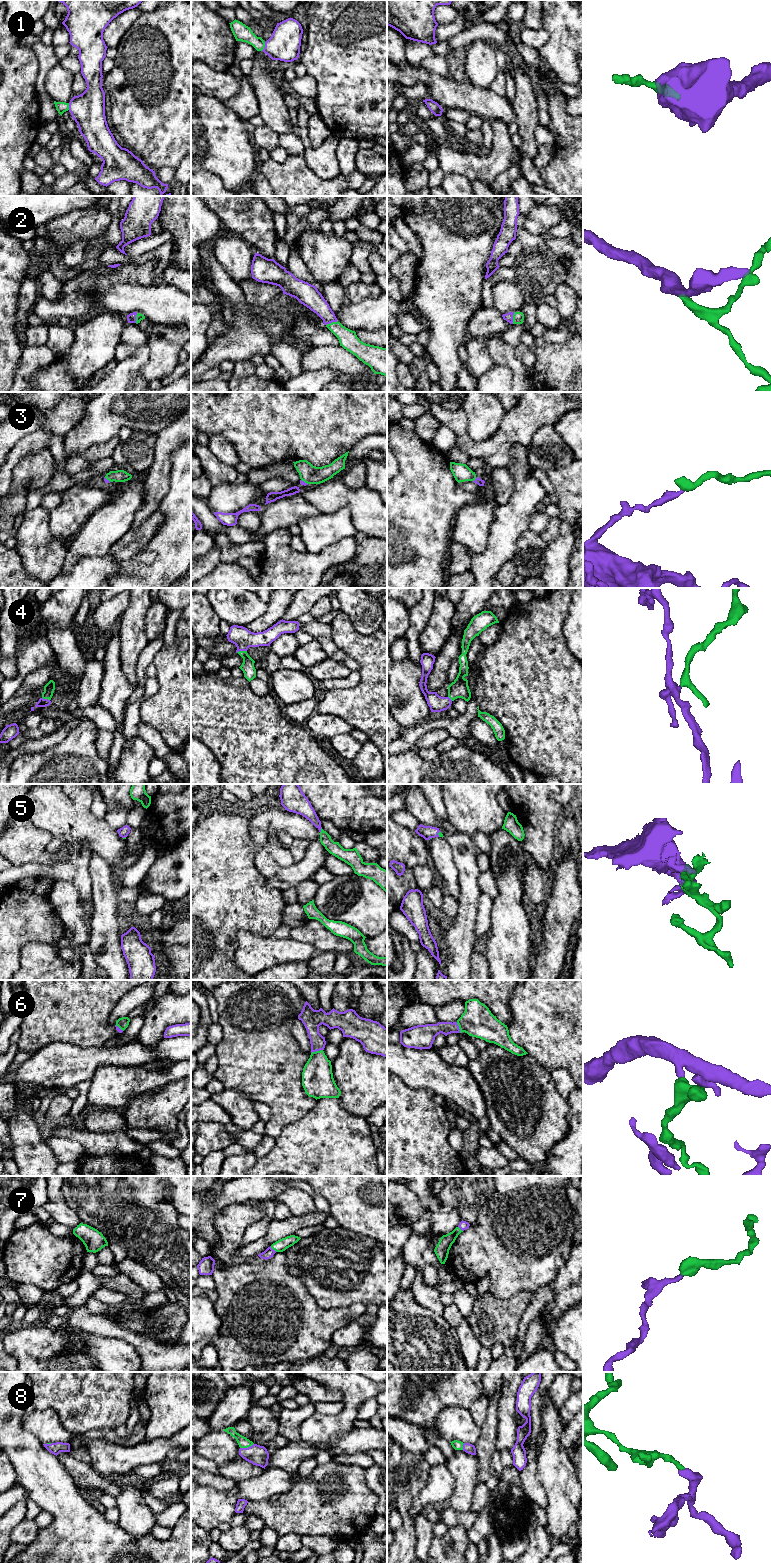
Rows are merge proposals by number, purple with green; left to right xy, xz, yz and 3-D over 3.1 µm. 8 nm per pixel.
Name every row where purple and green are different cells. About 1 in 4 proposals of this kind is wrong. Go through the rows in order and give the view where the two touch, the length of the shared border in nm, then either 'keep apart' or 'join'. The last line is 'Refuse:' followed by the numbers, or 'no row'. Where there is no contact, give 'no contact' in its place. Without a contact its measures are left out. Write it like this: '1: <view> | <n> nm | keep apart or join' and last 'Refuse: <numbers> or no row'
1: xz | 80 nm | join
2: yz | 100 nm | join
3: yz | 50 nm | join
4: xz | 90 nm | join
5: xz | 50 nm | join
6: xz | 100 nm | join
7: xz | 70 nm | join
8: xz | 120 nm | join
Refuse: no row

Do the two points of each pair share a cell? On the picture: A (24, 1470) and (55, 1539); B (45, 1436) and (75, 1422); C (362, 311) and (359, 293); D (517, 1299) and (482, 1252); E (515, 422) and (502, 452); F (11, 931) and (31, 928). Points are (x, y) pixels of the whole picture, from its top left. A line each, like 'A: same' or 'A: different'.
A: same
B: different
C: different
D: different
E: same
F: same

